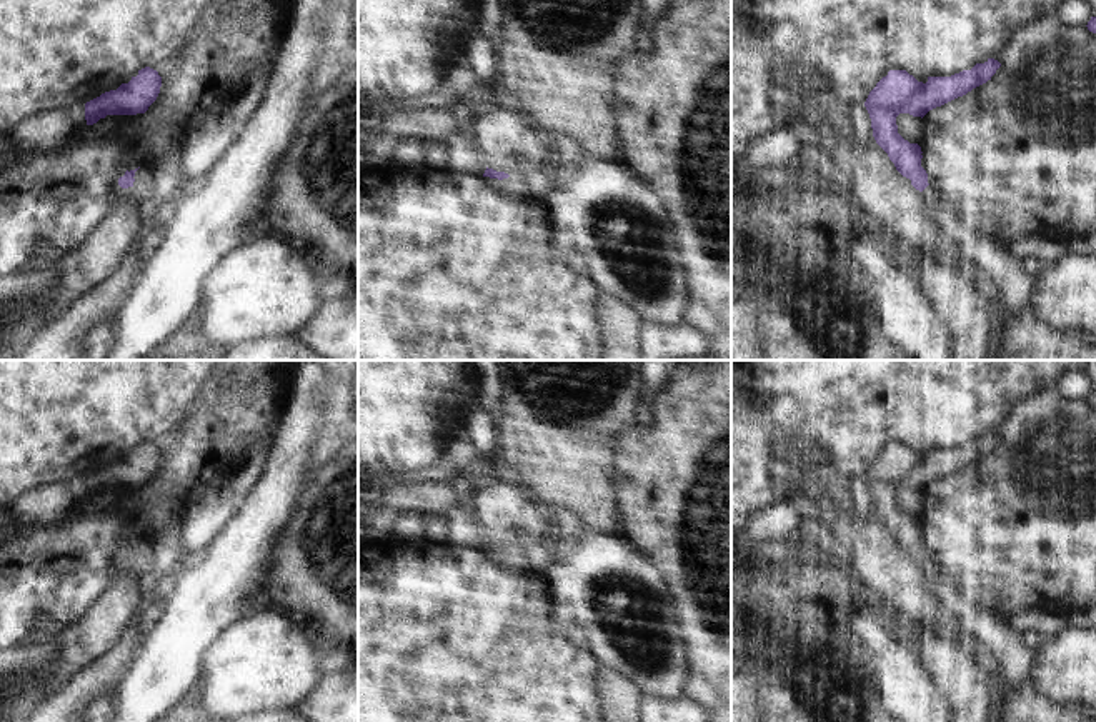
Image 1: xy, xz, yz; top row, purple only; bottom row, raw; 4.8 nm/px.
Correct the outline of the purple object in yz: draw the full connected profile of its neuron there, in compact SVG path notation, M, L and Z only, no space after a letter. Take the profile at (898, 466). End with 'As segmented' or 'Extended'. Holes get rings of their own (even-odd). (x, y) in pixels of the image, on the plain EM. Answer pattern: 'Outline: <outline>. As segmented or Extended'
Outline: M988 432L984 437L976 437L971 444L951 450L928 450L926 457L918 455L906 444L889 444L869 465L864 480L876 517L888 527L896 544L921 565L931 594L954 612L966 634L988 649L989 659L999 662L1004 670L1004 689L1008 694L1014 694L1028 682L1036 650L1031 650L1023 642L1023 635L1008 624L996 624L986 610L976 610L934 569L934 559L928 557L928 547L921 540L921 520L904 514L896 499L899 487L923 492L929 484L991 454L999 440L998 434Z. Extended

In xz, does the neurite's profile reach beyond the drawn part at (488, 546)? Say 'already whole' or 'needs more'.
needs more

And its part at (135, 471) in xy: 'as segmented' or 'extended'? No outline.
as segmented

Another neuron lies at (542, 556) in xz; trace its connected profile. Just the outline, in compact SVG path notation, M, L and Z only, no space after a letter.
M540 544L538 547L528 552L528 559L533 569L541 570L555 560L556 554L558 552L555 545Z

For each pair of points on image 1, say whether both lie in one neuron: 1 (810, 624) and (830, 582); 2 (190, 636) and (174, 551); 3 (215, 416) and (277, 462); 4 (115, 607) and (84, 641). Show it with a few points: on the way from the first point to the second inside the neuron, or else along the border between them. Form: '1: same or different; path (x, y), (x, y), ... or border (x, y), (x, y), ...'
1: same; path (810, 612), (810, 601), (818, 592)
2: different; border (187, 559), (169, 576)
3: different; border (280, 409), (267, 446)
4: same; path (107, 616), (92, 632)

